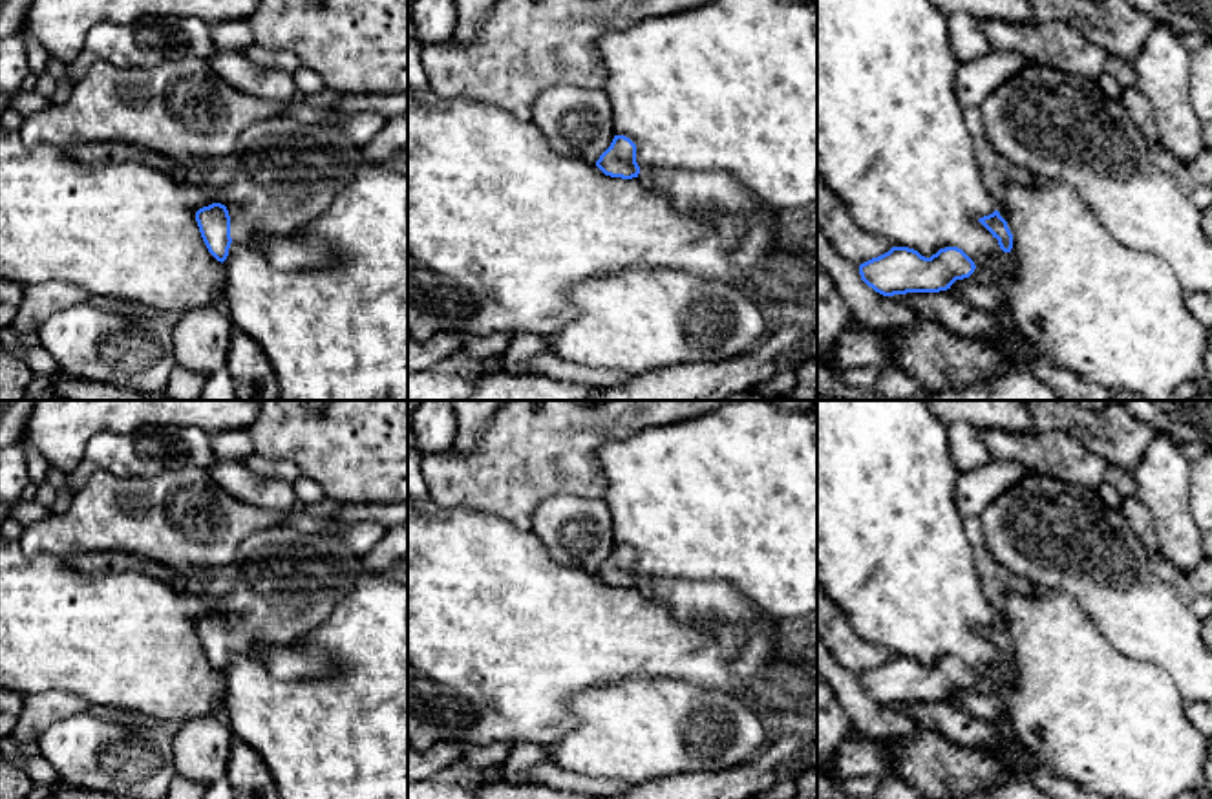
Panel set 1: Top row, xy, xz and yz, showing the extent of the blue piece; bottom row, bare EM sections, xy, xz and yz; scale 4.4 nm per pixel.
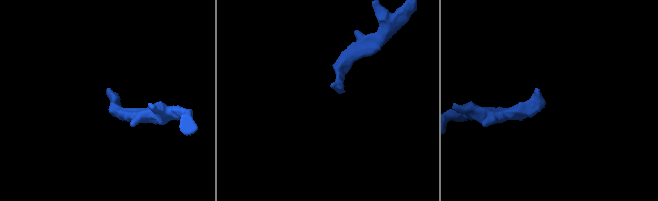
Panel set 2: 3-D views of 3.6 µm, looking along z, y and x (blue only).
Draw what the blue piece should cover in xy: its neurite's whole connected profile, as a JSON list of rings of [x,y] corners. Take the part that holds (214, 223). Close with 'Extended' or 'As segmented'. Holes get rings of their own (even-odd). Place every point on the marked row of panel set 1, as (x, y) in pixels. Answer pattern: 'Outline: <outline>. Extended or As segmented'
Outline: [[[274,115],[243,130],[229,155],[196,157],[183,165],[181,177],[225,201],[196,212],[208,252],[223,263],[232,241],[254,243],[265,236],[291,236],[318,218],[349,186],[364,161],[362,146],[333,123],[303,124]]]. Extended

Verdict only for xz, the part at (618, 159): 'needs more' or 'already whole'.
needs more

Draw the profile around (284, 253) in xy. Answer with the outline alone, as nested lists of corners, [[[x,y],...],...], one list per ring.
[[[265,236],[258,245],[263,249],[267,261],[280,271],[320,267],[329,254],[322,243],[309,243],[291,236]]]

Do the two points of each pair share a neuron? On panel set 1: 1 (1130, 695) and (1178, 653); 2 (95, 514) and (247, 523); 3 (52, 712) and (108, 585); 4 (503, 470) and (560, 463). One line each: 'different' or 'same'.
1: different
2: same
3: different
4: same

